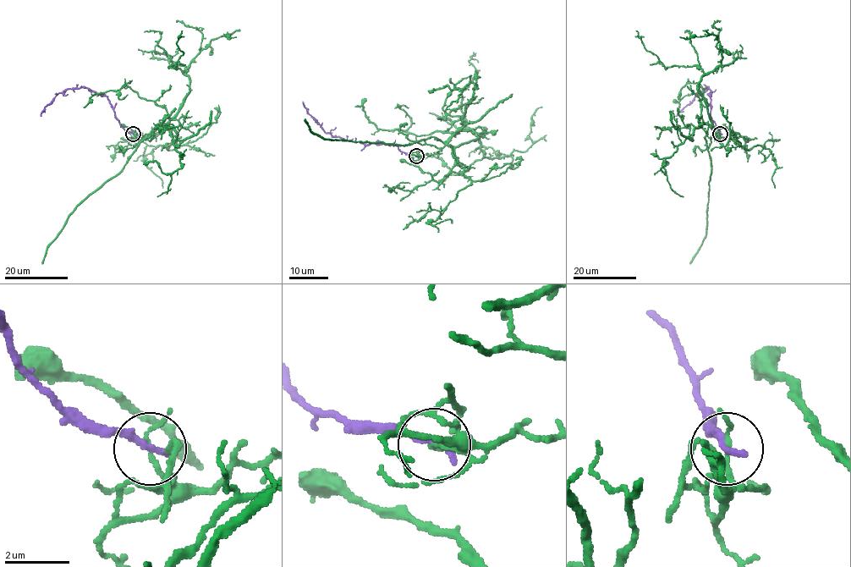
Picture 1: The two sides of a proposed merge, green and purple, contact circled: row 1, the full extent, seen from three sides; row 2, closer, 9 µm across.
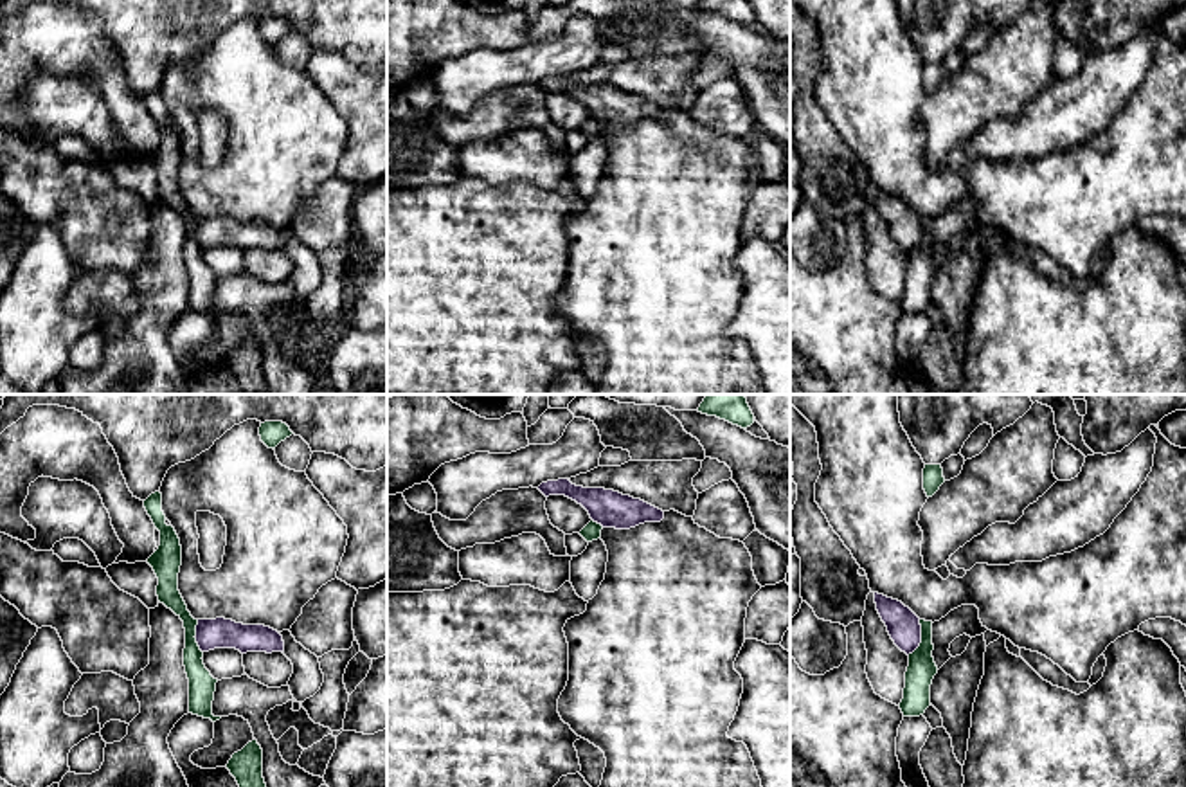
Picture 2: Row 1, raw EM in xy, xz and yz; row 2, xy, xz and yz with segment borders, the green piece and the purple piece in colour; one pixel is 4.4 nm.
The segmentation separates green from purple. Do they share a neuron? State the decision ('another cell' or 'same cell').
another cell

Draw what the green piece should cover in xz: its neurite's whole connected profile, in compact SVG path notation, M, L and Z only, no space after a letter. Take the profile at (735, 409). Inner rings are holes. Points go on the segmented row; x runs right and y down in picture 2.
M707 394L700 403L698 412L716 416L741 429L754 423L754 414L745 394Z

